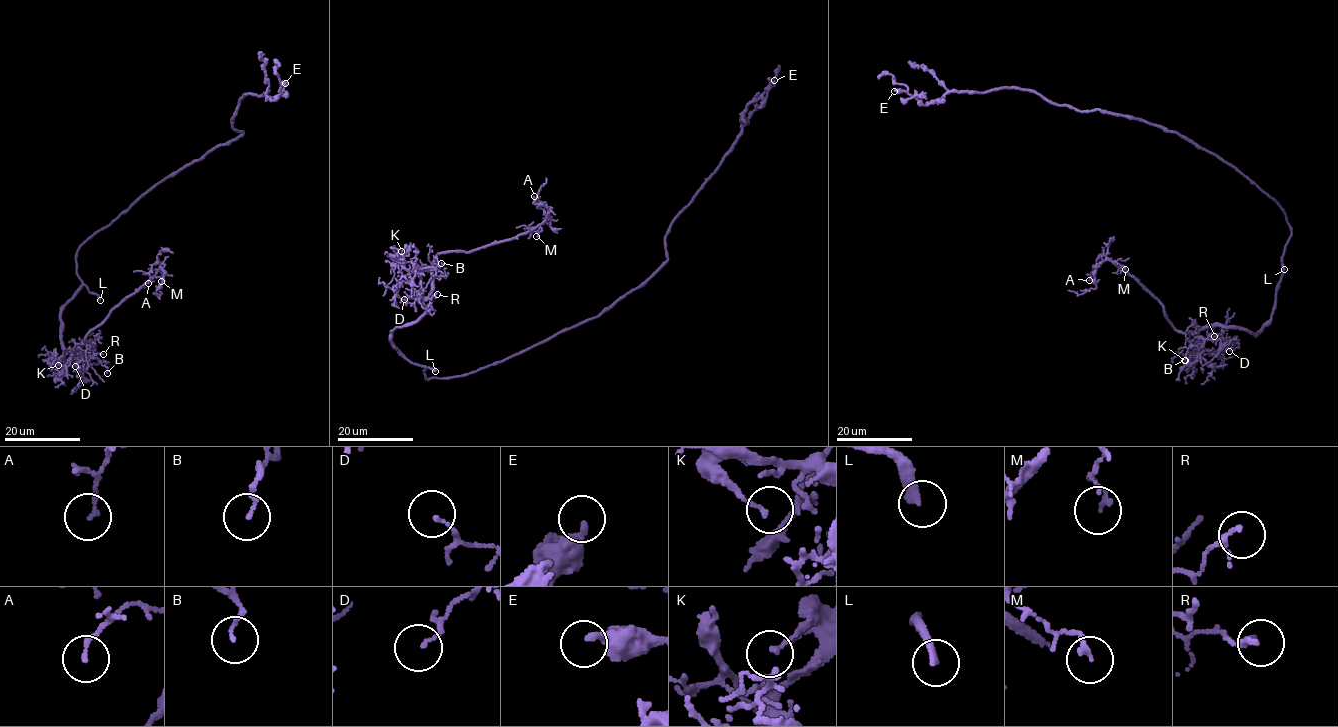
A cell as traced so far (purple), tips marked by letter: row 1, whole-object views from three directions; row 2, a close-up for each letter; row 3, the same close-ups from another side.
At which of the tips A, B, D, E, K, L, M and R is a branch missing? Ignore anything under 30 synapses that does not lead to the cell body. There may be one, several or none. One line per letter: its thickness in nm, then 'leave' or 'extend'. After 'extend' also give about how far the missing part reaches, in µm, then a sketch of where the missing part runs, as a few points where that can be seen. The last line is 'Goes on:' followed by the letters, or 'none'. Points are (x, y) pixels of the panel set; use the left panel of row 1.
A: calibre 130 nm; leave
B: calibre 110 nm; leave
D: calibre 100 nm; leave
E: calibre 260 nm; leave
K: calibre 140 nm; leave
L: calibre 240 nm; extend; missing 25 µm; course (100, 300), (102, 318), (117, 357), (111, 372)
M: calibre 150 nm; leave
R: calibre 120 nm; leave
Goes on: L

